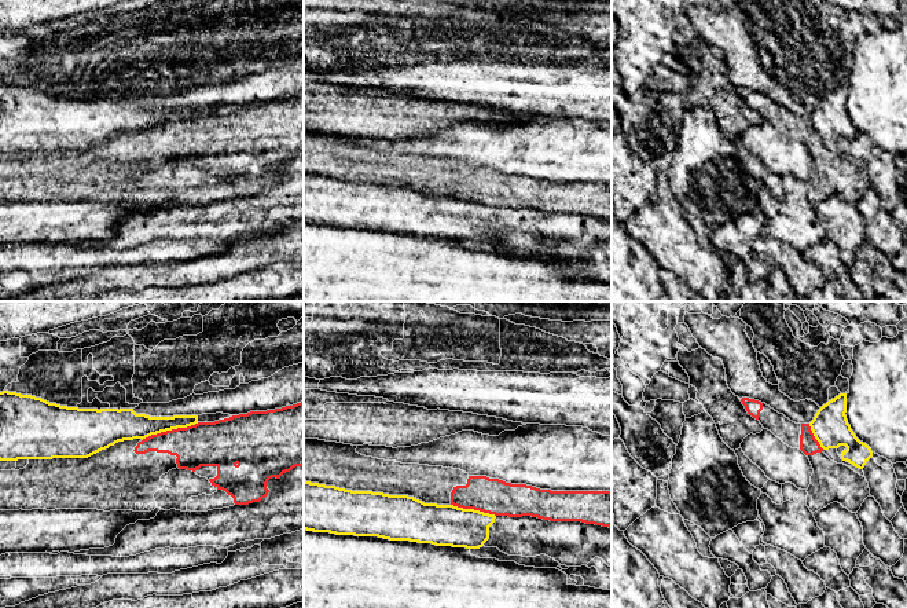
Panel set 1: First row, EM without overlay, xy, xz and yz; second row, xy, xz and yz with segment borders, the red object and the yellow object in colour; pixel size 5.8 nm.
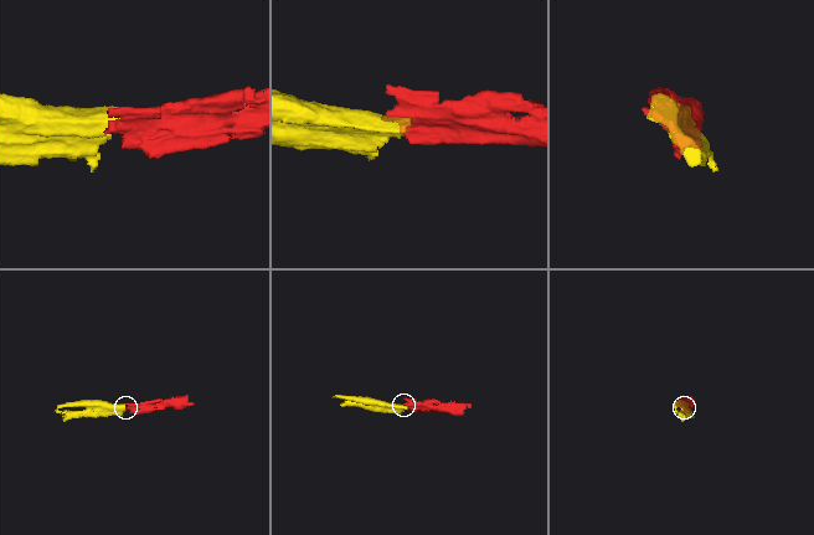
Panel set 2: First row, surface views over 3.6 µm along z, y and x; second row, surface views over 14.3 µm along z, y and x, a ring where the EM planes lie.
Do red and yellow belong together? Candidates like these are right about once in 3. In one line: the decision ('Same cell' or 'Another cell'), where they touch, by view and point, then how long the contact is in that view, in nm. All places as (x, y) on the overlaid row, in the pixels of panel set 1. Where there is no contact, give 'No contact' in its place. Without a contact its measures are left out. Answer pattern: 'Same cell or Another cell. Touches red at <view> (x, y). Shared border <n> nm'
Another cell. Touches red at xy (169, 431). Shared border 360 nm

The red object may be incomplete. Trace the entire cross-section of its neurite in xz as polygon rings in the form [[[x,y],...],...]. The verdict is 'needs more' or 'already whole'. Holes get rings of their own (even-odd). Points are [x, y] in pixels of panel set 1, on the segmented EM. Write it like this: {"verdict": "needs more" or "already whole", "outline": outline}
{"verdict": "needs more", "outline": [[[304,439],[304,480],[352,491],[408,495],[425,503],[454,505],[495,516],[532,516],[550,521],[581,521],[612,528],[612,491],[551,491],[511,484],[486,476],[470,476],[460,469],[401,464],[361,455],[357,446]]]}

